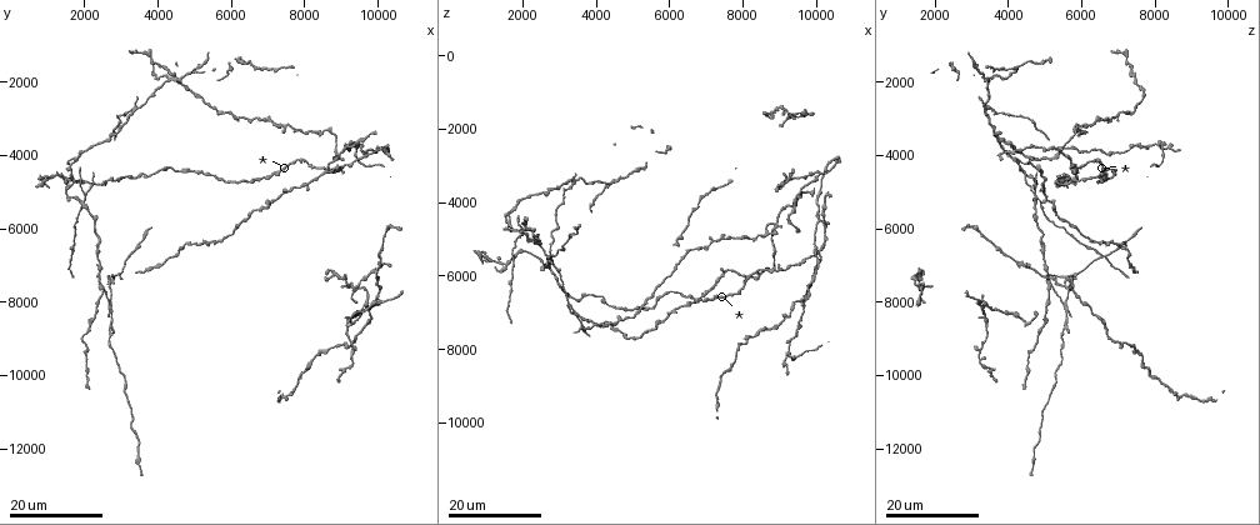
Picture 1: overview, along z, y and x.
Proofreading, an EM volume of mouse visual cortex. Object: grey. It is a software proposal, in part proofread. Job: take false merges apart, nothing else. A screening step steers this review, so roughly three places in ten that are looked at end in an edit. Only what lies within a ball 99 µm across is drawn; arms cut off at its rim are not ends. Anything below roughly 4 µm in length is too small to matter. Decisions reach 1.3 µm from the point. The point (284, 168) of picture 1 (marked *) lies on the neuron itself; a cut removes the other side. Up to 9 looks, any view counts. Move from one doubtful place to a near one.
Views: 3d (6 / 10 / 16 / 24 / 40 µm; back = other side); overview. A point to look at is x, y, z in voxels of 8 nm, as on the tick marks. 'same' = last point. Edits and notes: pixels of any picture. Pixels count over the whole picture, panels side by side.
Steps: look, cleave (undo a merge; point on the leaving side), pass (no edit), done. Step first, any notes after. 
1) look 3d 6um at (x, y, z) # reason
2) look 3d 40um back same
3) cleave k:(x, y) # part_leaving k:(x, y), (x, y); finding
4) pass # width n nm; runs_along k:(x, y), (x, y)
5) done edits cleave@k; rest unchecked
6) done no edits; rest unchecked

look 3d 24um at (3700, 4600, 6500) # two arms in line, one across

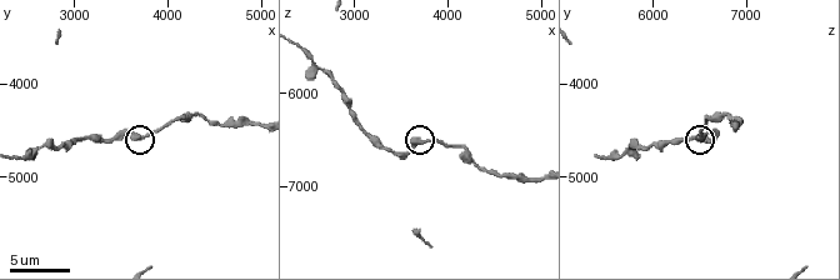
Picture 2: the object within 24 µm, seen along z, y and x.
look 3d 10um at (3750, 4550, 6500)

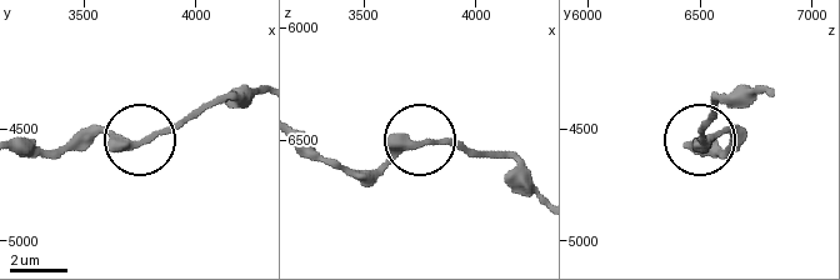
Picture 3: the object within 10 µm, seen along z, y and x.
pass # arms 3; runs_along 3:(538, 190), (506, 156), (441, 140), (413, 143), (373, 180); continuous, no second neuron

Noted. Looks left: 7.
look 3d 16um at (2300, 6100, 4900) # calibre changes

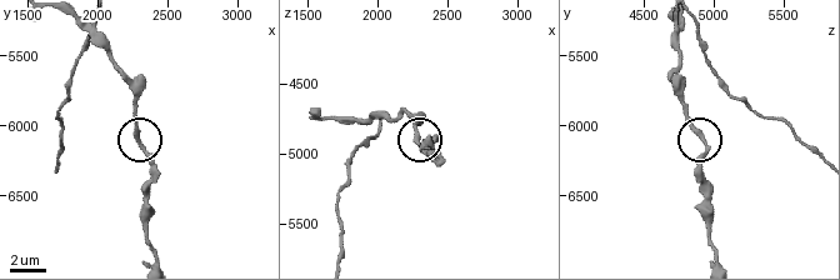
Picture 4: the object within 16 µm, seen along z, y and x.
look 3d 6um at (2280, 6080, 4900)

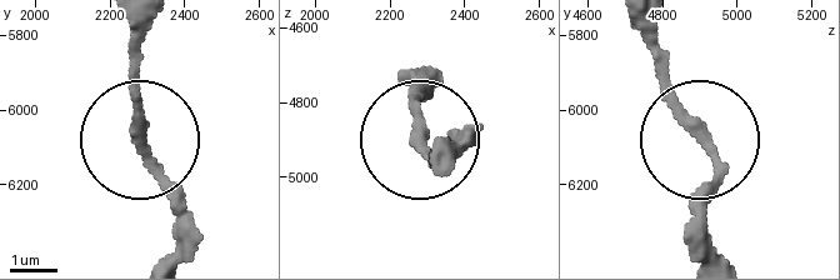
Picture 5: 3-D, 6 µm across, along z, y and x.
pass # continuous, no second neuron

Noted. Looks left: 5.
look 3d 16um at (2400, 6900, 5000) # two arms in line, one across

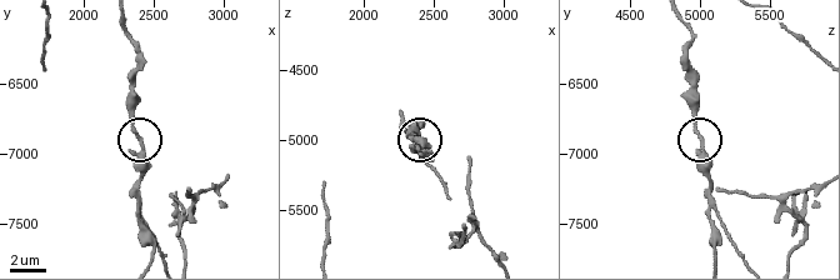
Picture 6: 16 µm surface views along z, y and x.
look 3d 6um at (2420, 6900, 5000)

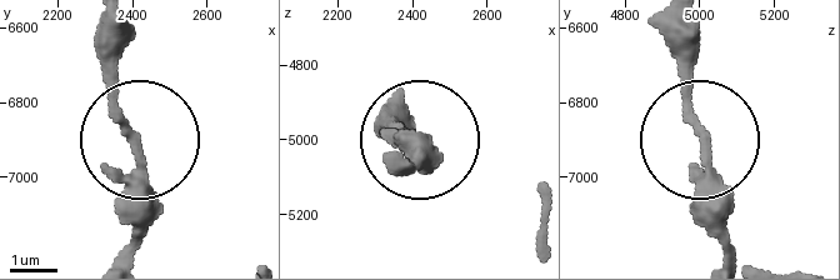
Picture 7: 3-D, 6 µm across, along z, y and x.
pass # width 230 nm; runs_along 7:(111, 29), (111, 100), (135, 149), (135, 256); one neuron here

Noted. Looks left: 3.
look 3d 10um at (2650, 4650, 5750) # thin neck

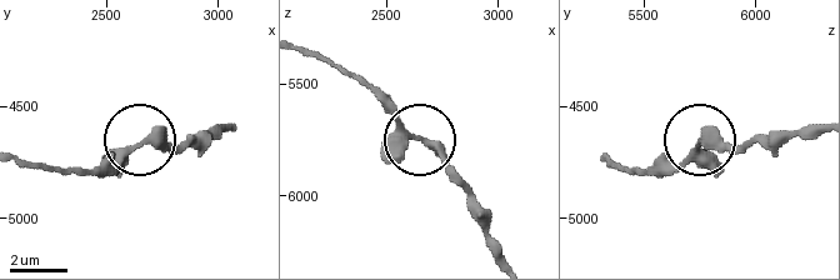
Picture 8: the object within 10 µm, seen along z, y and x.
pass # runs_along 8:(504, 258), (466, 179), (375, 95); one neuron here

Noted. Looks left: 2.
done no edits; rest unchecked

